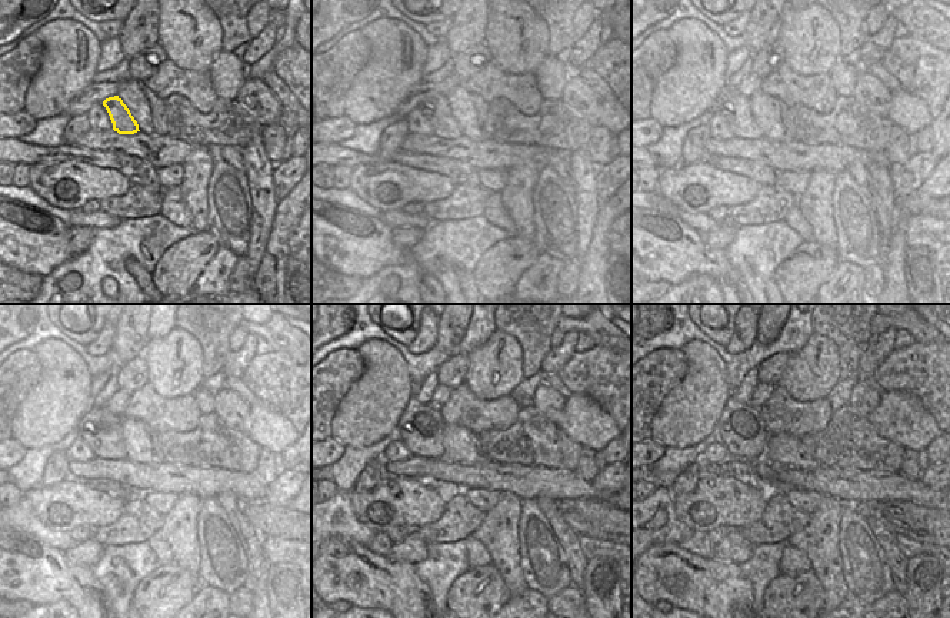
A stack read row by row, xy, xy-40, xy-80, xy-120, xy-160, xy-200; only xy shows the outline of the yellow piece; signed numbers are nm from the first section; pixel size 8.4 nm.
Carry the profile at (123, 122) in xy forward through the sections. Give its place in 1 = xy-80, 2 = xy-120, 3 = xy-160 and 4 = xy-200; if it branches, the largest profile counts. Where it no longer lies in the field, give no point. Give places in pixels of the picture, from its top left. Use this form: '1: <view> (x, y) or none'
1: xy-80 (744, 114)
2: xy-120 (99, 428)
3: xy-160 (420, 427)
4: xy-200 (742, 428)

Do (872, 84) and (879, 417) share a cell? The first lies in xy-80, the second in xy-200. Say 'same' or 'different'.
different

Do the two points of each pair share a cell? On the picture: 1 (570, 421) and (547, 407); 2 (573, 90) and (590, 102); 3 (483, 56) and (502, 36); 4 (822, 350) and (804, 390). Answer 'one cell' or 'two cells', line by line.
1: two cells
2: one cell
3: two cells
4: one cell

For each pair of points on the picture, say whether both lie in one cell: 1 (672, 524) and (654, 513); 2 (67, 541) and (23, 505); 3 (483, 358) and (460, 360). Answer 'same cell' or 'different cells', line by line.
1: same cell
2: same cell
3: different cells

